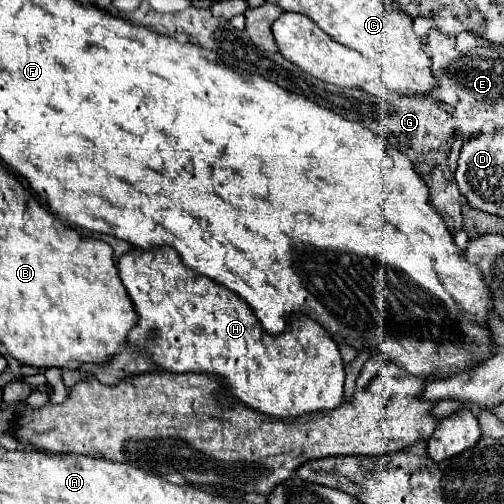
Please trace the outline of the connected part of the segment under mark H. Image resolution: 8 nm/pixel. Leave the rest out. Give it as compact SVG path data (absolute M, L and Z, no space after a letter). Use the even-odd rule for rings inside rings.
M168 247L132 249L118 259L120 279L136 307L138 323L130 331L130 341L146 351L156 365L172 373L218 373L224 377L228 391L238 397L246 407L262 411L272 417L298 417L312 411L328 411L340 405L344 397L344 363L336 341L308 315L292 315L290 329L272 335L264 331L252 309L236 293L202 277L182 265L178 253ZM150 329L156 329L156 337L150 339Z

